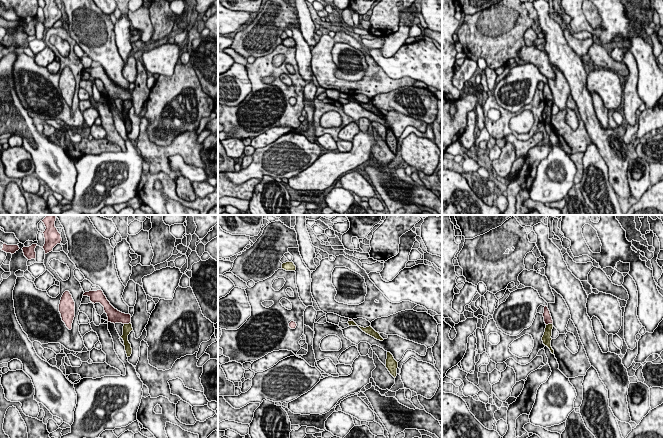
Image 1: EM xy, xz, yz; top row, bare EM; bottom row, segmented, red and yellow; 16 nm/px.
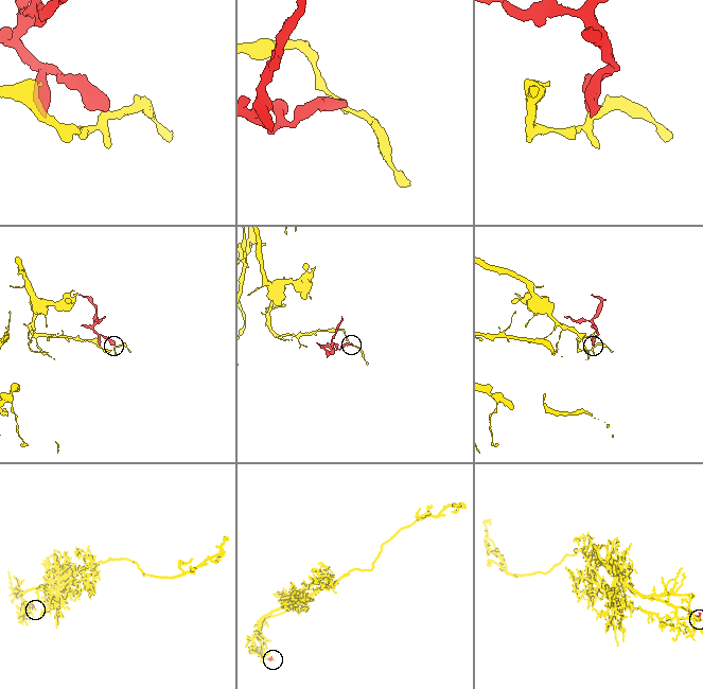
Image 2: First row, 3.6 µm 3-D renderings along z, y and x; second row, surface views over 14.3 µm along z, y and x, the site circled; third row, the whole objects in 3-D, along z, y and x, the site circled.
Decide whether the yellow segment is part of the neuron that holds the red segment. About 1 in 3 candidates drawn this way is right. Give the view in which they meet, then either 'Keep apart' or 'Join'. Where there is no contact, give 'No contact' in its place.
Touches red in xy. Keep apart

